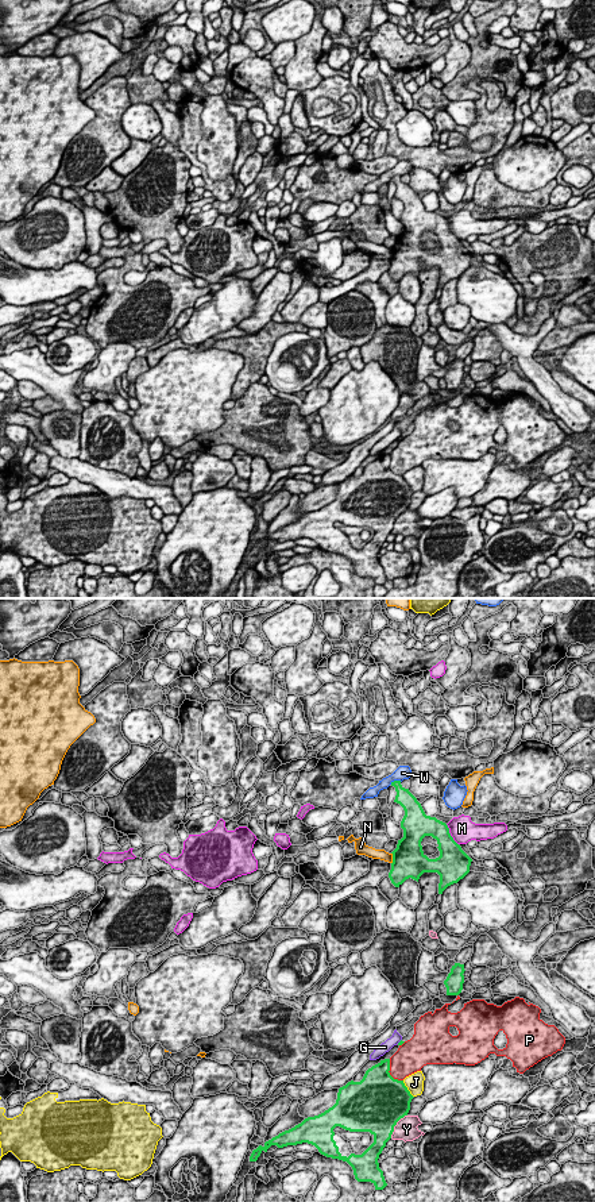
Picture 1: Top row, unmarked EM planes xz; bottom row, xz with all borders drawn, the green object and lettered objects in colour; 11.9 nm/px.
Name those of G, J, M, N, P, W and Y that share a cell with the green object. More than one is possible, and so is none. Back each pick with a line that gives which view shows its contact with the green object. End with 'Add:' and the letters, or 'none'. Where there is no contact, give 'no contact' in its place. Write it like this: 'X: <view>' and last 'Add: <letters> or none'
Add: none

